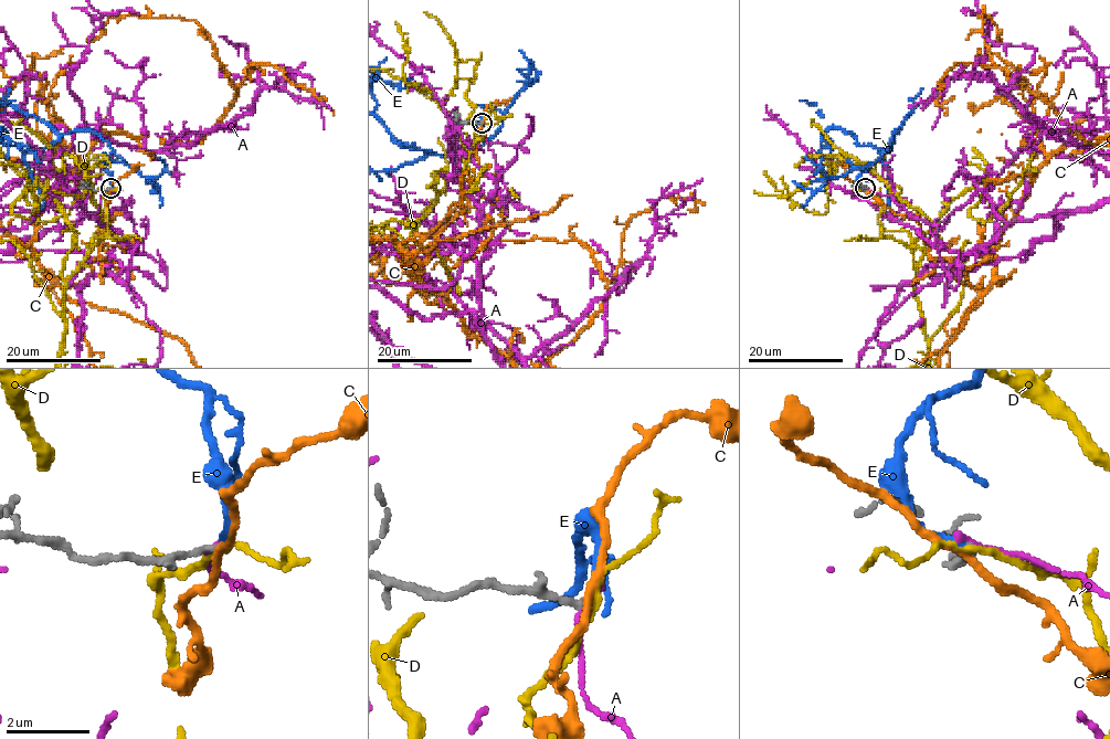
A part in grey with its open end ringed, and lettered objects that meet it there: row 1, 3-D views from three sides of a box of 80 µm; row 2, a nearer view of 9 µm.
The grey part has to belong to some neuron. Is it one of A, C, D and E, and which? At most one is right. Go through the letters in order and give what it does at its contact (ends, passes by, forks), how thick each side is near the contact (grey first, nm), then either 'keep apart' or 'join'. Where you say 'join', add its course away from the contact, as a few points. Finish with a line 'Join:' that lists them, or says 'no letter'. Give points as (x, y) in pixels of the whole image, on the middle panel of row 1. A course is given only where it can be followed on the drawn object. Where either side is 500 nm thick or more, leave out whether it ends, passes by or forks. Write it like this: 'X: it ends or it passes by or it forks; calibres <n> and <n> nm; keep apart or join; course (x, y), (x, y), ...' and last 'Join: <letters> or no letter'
A: it ends; calibres 170 and 170 nm; keep apart
C: it passes by; calibres 170 and 170 nm; keep apart
D: it passes by; calibres 160 and 120 nm; keep apart
E: it ends; calibres 160 and 170 nm; join
Join: E

